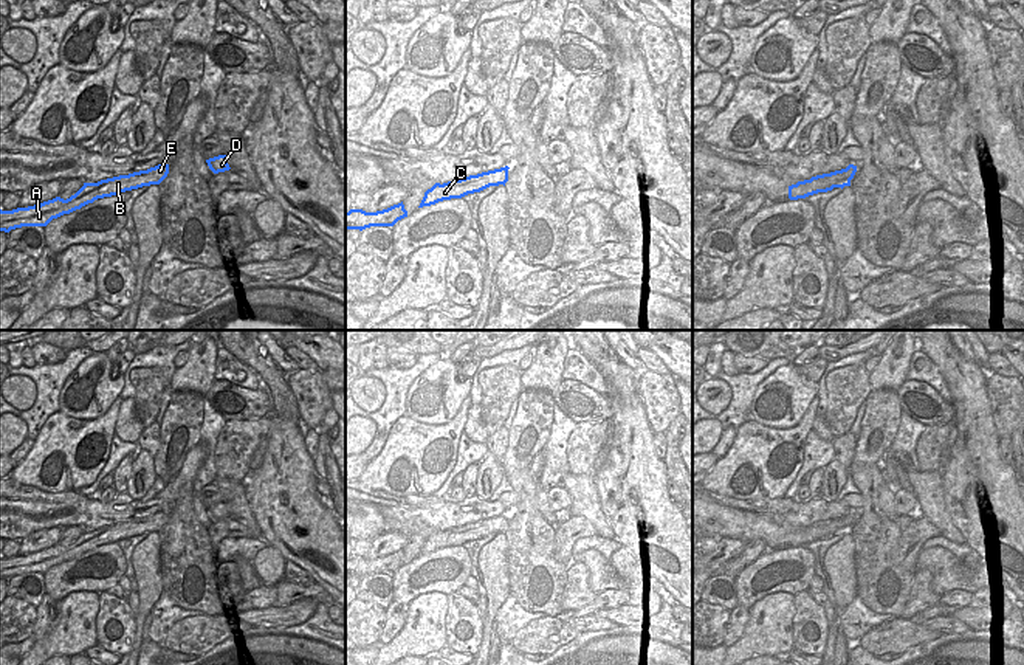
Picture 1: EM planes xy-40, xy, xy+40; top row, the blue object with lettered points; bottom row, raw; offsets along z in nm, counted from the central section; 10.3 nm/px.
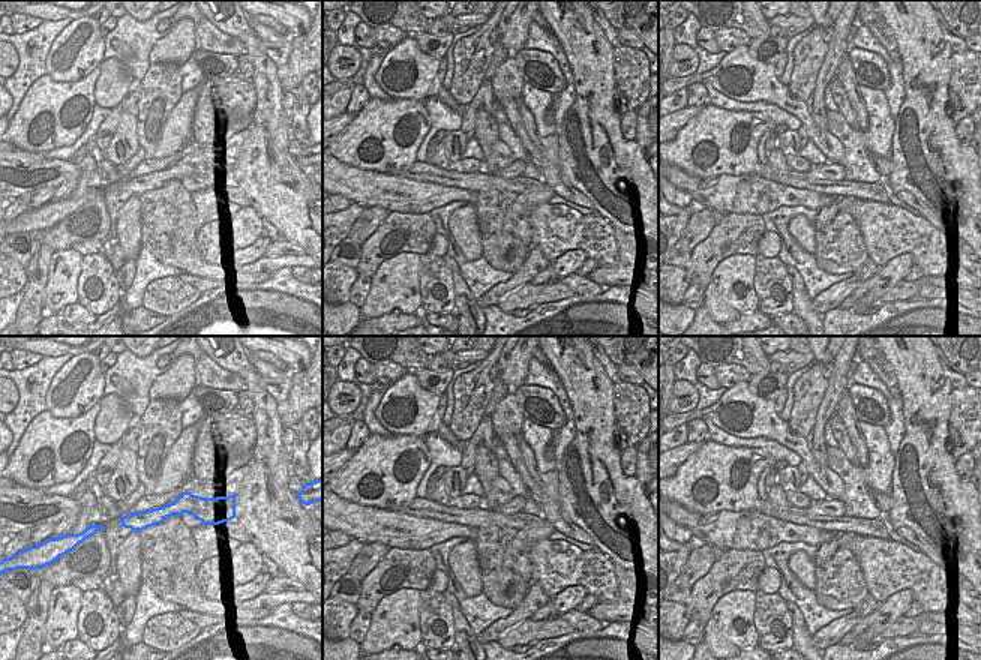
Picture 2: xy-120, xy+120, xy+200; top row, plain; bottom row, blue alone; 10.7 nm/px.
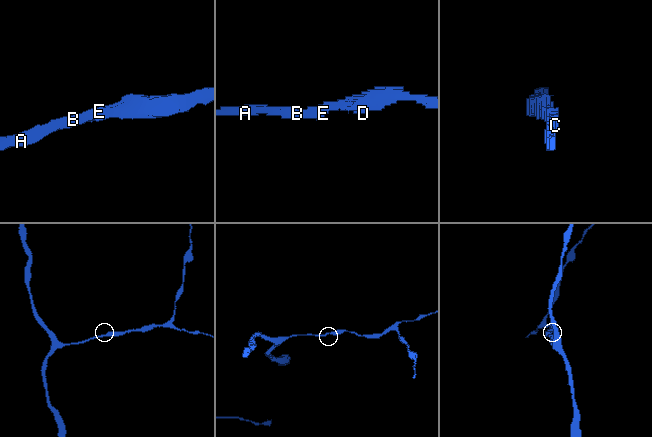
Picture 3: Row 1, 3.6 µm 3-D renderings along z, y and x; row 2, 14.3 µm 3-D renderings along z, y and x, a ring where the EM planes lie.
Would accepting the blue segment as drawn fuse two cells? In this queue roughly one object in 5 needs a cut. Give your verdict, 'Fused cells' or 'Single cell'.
Single cell.

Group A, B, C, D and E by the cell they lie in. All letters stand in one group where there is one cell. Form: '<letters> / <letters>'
A B C D E

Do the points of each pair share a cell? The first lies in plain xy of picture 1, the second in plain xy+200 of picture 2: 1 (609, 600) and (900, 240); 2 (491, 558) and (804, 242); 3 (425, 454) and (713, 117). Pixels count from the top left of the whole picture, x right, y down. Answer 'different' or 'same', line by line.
1: different
2: same
3: same

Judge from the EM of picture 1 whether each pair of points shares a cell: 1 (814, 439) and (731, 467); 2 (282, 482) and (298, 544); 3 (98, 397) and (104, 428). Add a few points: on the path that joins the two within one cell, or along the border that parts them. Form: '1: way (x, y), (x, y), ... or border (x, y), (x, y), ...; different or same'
1: border (810, 428), (804, 444), (803, 465), (795, 476); different
2: way (290, 498), (292, 529); same
3: border (118, 396), (103, 414), (93, 419), (65, 416); different

